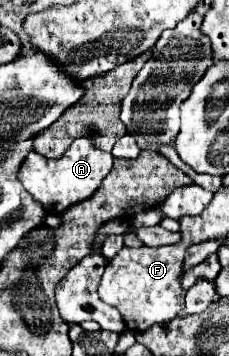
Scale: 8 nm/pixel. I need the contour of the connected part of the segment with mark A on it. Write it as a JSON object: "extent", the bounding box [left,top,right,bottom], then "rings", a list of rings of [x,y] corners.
{"extent":[18,138,114,214],"rings":[[[76,138],[70,144],[70,148],[64,152],[64,156],[56,160],[44,158],[42,154],[32,150],[20,166],[18,180],[22,182],[26,192],[44,206],[46,212],[62,214],[72,204],[90,198],[98,190],[98,186],[102,184],[102,178],[106,178],[106,174],[112,168],[112,160],[114,156],[110,152],[102,152],[88,138]]]}

